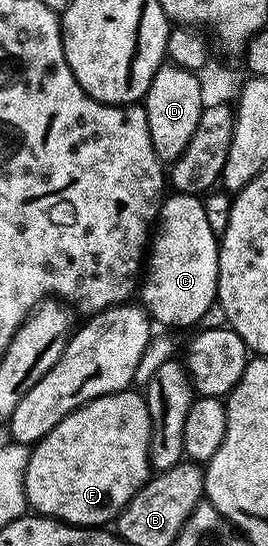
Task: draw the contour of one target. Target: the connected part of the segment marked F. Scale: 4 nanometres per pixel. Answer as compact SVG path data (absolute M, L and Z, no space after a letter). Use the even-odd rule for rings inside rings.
M139 390L115 391L79 407L31 448L32 456L24 482L29 508L35 514L47 515L75 527L103 528L111 524L150 478L148 453L151 436L150 413Z

